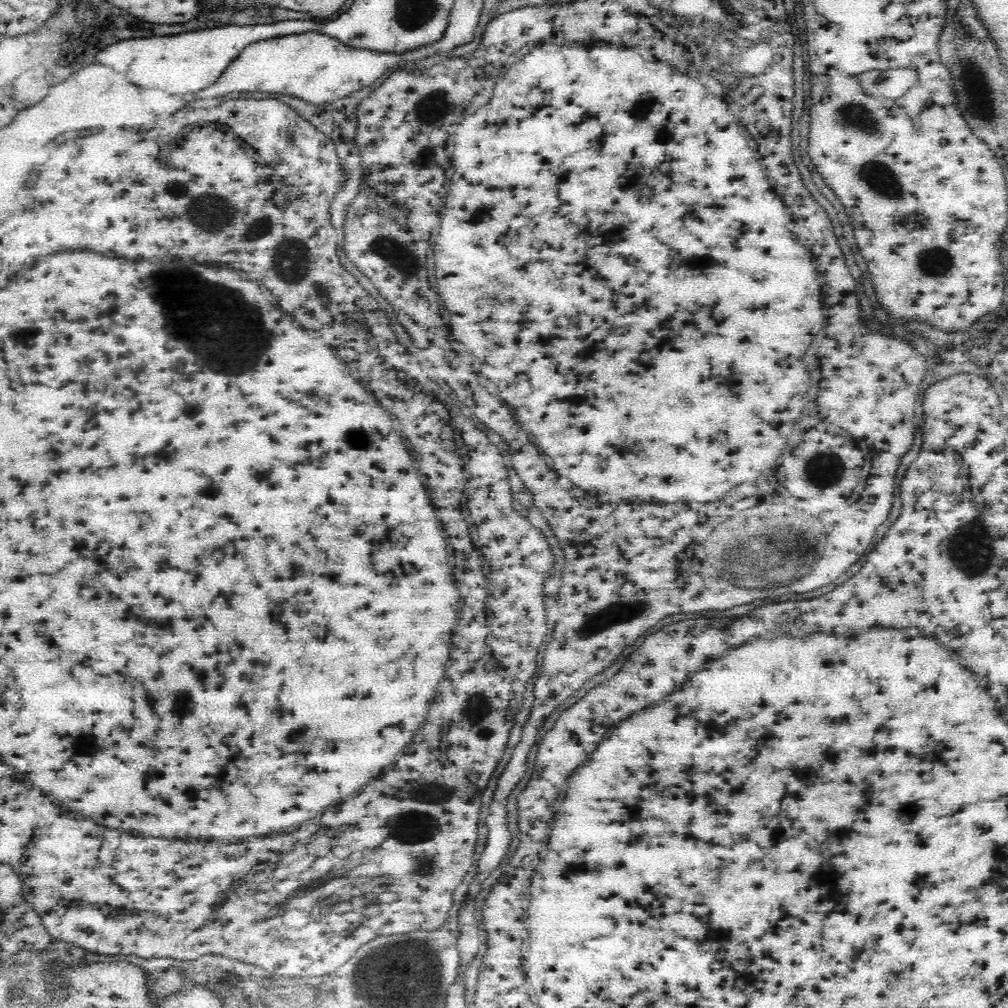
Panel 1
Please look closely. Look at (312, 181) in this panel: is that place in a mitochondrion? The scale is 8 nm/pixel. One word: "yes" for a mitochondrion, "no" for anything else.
no

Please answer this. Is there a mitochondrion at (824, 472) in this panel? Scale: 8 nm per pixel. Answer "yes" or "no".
yes

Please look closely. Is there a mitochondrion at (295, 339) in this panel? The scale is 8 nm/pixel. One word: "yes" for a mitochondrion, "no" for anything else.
no

